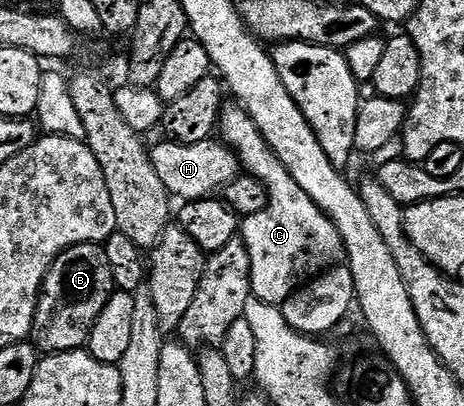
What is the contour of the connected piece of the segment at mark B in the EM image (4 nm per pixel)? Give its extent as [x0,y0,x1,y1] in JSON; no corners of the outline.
[32,244,115,354]

